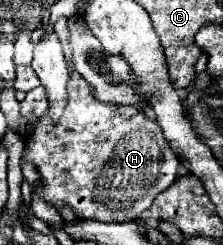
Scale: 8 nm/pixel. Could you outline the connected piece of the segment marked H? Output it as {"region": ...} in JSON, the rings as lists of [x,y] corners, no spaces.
{"region":[[[78,75],[70,77],[66,89],[68,103],[64,107],[62,119],[58,119],[58,123],[50,123],[50,119],[46,119],[44,115],[24,137],[22,159],[36,165],[40,175],[40,181],[32,187],[32,193],[40,195],[56,211],[70,207],[76,217],[84,219],[110,223],[128,223],[138,219],[138,215],[150,209],[150,203],[154,203],[154,195],[158,195],[158,191],[166,191],[166,187],[174,183],[180,167],[178,157],[162,135],[162,127],[158,127],[154,119],[132,107],[118,107],[116,103],[102,103],[94,99],[94,89],[90,89],[90,85]]]}

